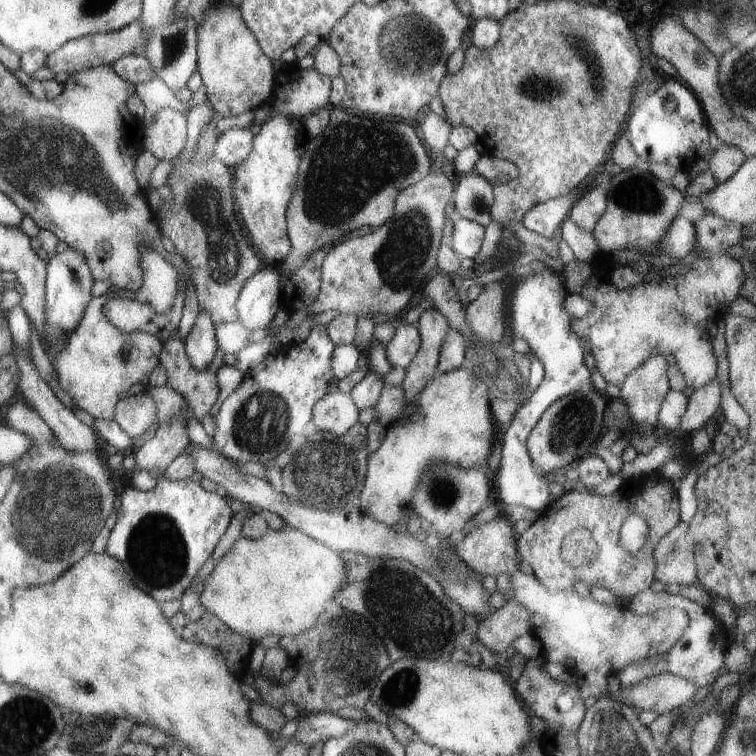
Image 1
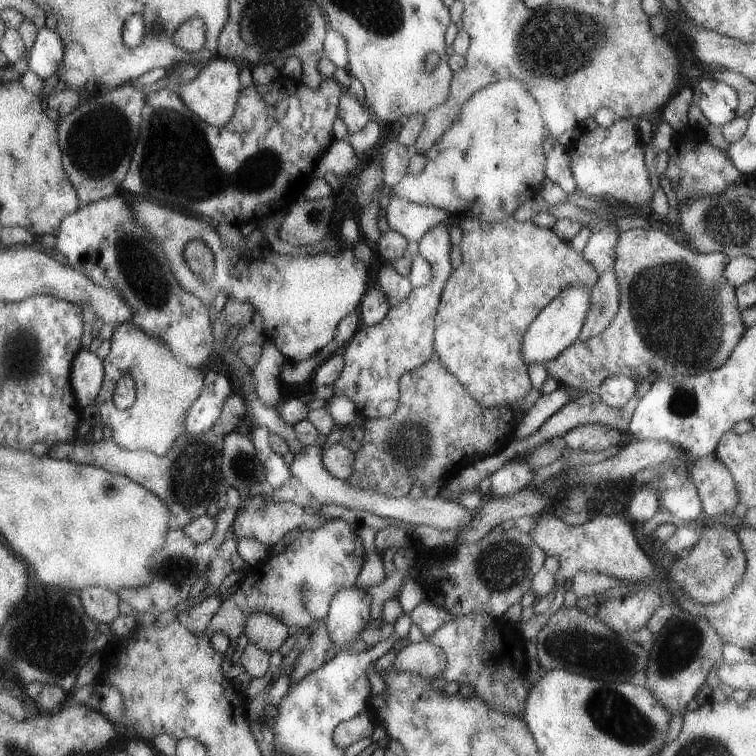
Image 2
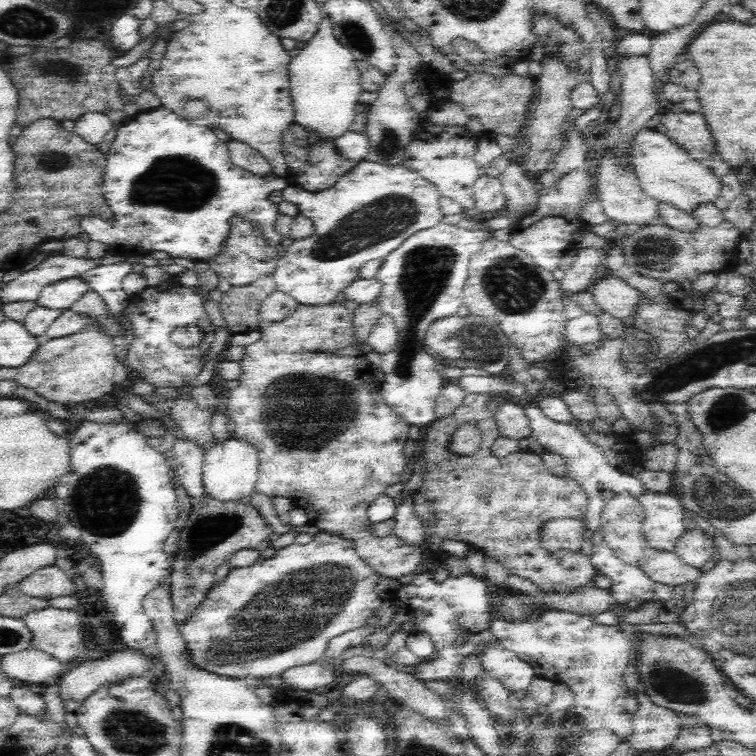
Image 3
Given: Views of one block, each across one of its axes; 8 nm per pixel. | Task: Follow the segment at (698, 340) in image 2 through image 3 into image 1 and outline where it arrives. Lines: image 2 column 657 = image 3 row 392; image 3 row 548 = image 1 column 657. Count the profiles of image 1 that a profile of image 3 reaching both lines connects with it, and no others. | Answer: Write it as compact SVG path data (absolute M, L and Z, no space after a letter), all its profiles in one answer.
M661 355L650 356L618 384L617 399L625 402L633 424L657 427L656 416L661 401L670 391L665 360Z

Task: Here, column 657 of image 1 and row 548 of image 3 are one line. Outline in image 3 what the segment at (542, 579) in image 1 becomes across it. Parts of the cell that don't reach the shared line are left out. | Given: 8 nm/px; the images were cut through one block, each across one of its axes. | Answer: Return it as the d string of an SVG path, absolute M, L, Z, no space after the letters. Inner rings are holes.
M465 394L460 406L454 410L454 414L448 414L444 418L437 418L428 427L428 433L424 450L424 460L427 460L425 481L420 491L426 495L430 505L435 509L437 519L434 533L439 539L454 538L461 540L476 548L478 552L494 558L503 564L510 575L519 576L529 580L539 588L540 592L547 593L558 591L565 593L576 589L577 586L590 585L596 572L589 556L581 555L580 552L546 552L537 539L540 527L549 521L559 519L573 519L583 521L588 513L588 493L568 475L558 477L550 474L543 465L542 456L527 450L518 450L505 457L492 456L490 446L499 437L499 428L494 417L488 414L486 402L489 395ZM476 421L480 427L482 440L480 448L474 454L468 456L456 456L448 452L448 443L455 428L462 422Z

